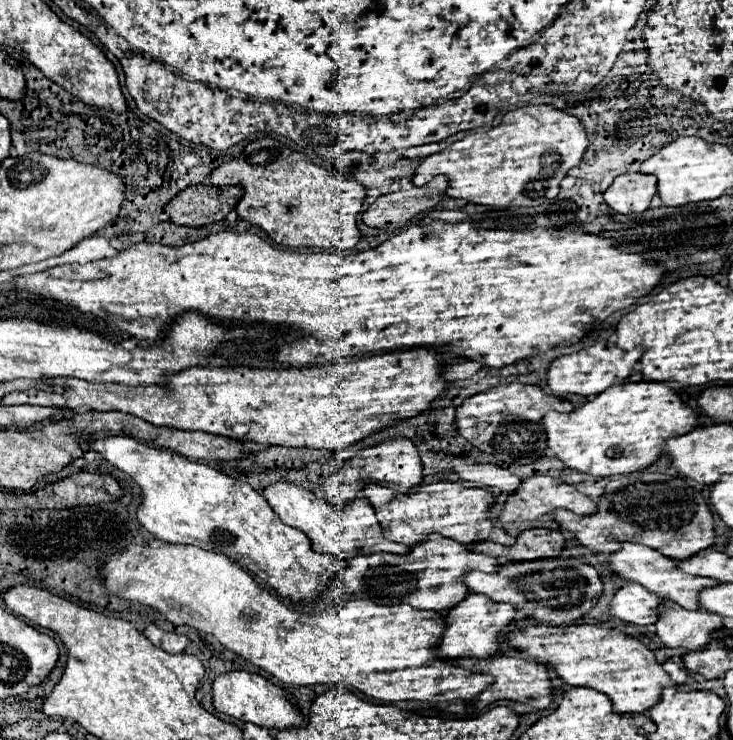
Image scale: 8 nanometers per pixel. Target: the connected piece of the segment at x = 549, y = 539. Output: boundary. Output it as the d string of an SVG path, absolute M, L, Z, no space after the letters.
M529 529L517 537L517 543L513 547L503 547L503 545L495 545L495 543L487 541L487 543L473 543L473 545L469 545L469 549L477 551L477 553L493 555L501 563L535 561L535 559L559 557L561 551L565 549L565 537L561 531Z

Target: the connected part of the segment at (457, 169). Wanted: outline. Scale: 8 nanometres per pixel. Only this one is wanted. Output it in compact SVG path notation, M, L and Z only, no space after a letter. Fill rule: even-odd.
M529 105L515 111L509 111L503 121L483 133L471 133L461 141L455 141L453 151L435 153L421 161L421 165L413 173L413 185L423 187L435 175L445 175L449 179L447 195L455 199L465 199L469 203L491 205L491 207L535 207L547 203L557 197L559 181L569 173L571 167L579 165L585 149L587 149L587 133L581 121L567 111L559 111L549 105Z

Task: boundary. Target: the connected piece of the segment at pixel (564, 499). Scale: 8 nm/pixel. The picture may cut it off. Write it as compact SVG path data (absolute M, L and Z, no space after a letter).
M533 475L507 499L499 521L537 521L555 509L569 509L577 513L575 509L577 503L581 503L581 497L583 493L579 493L575 485L567 485L561 479L547 475Z

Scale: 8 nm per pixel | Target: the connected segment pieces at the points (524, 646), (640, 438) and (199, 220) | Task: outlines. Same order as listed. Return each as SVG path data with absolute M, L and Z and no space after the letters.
M567 625L567 627L527 627L507 635L509 645L525 651L531 659L541 659L569 685L591 687L605 693L613 701L615 713L643 713L661 701L665 687L677 683L657 663L653 649L619 629L603 629L599 625Z
M625 381L589 399L573 413L551 411L543 417L549 451L567 467L597 477L643 471L663 453L671 437L699 427L699 415L683 403L677 391L653 381Z
M195 185L177 193L163 211L175 225L203 227L225 219L225 215L235 209L241 195L241 187Z

